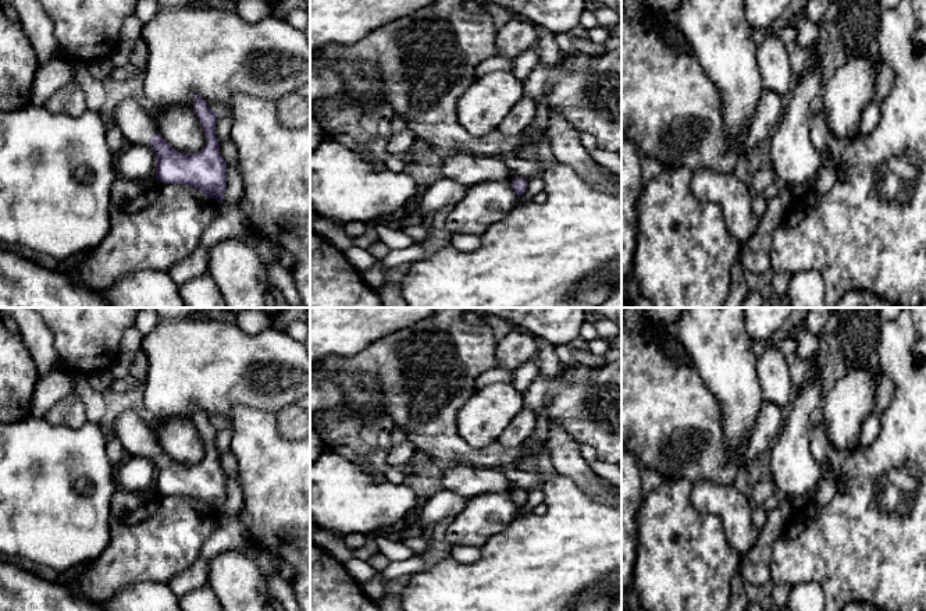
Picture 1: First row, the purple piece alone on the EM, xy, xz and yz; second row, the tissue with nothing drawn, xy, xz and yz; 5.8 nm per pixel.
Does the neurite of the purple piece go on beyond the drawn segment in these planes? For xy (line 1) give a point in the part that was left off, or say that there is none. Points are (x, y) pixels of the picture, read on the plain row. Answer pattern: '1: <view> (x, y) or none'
1: xy (135, 434)

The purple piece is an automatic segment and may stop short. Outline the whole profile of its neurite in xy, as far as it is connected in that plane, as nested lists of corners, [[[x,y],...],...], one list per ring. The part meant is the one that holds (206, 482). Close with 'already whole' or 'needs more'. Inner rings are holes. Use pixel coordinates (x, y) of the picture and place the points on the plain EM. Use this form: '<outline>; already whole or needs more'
[[[193,406],[193,422],[204,444],[206,457],[192,465],[175,462],[156,441],[147,420],[132,411],[117,416],[114,437],[128,455],[149,457],[154,462],[157,494],[195,498],[206,509],[214,509],[222,515],[227,502],[227,475],[216,448],[218,426],[199,406]]]; needs more

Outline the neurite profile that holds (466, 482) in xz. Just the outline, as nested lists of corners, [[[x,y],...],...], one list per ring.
[[[450,465],[446,470],[438,472],[444,490],[471,500],[482,494],[495,494],[517,489],[507,479],[503,469],[470,468],[464,465]]]

